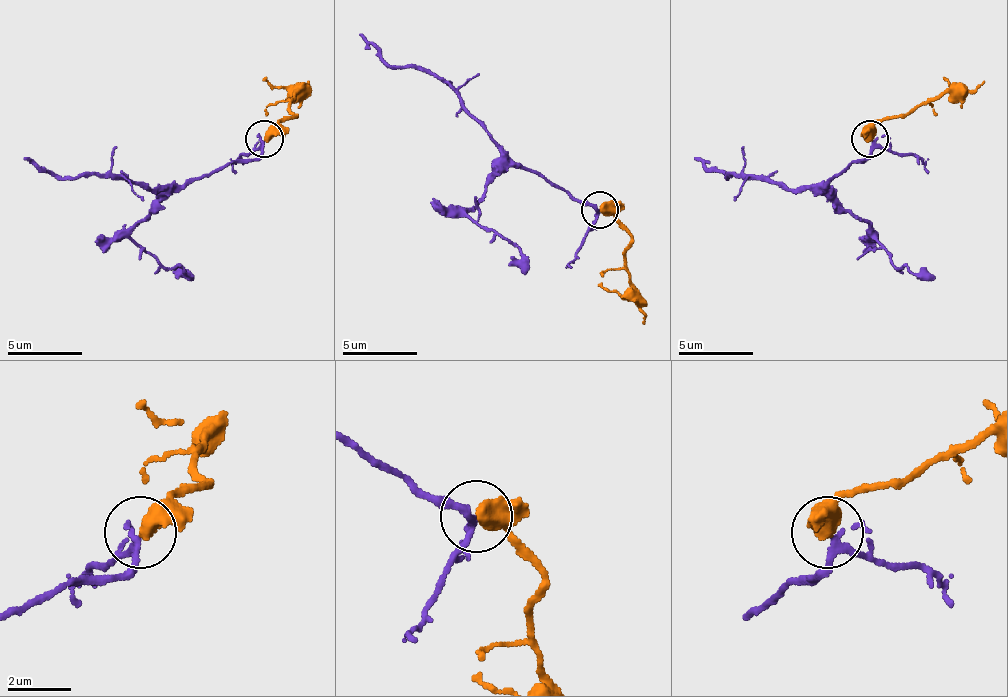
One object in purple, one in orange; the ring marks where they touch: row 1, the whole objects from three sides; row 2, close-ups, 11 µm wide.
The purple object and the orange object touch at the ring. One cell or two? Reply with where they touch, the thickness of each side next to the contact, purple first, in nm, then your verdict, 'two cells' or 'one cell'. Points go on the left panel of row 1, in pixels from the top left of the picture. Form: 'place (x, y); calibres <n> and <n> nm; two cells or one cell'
place (264, 138); calibres 160 and 600 nm; one cell

